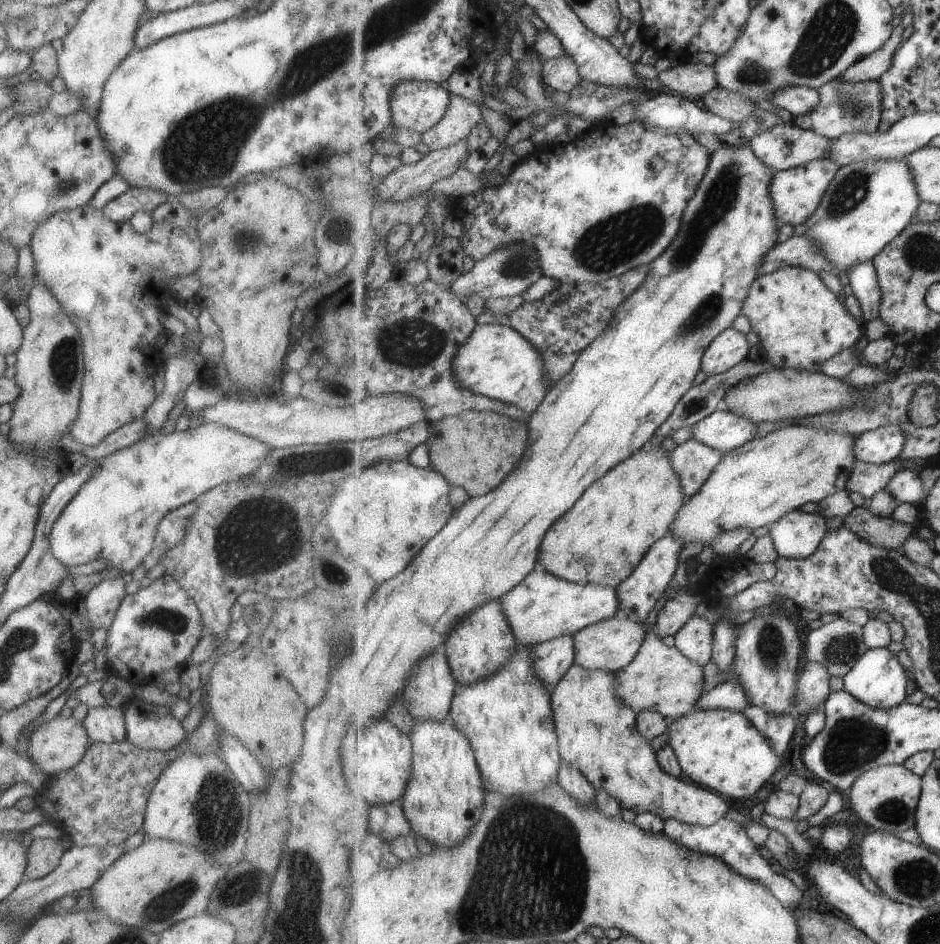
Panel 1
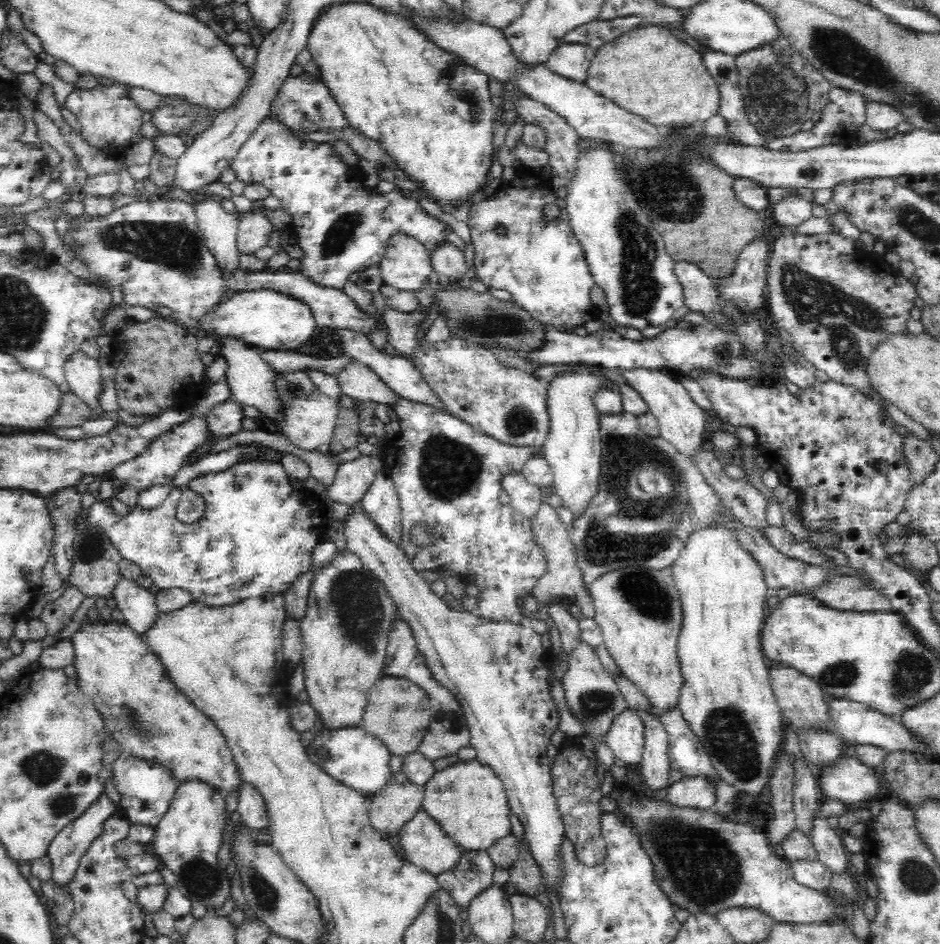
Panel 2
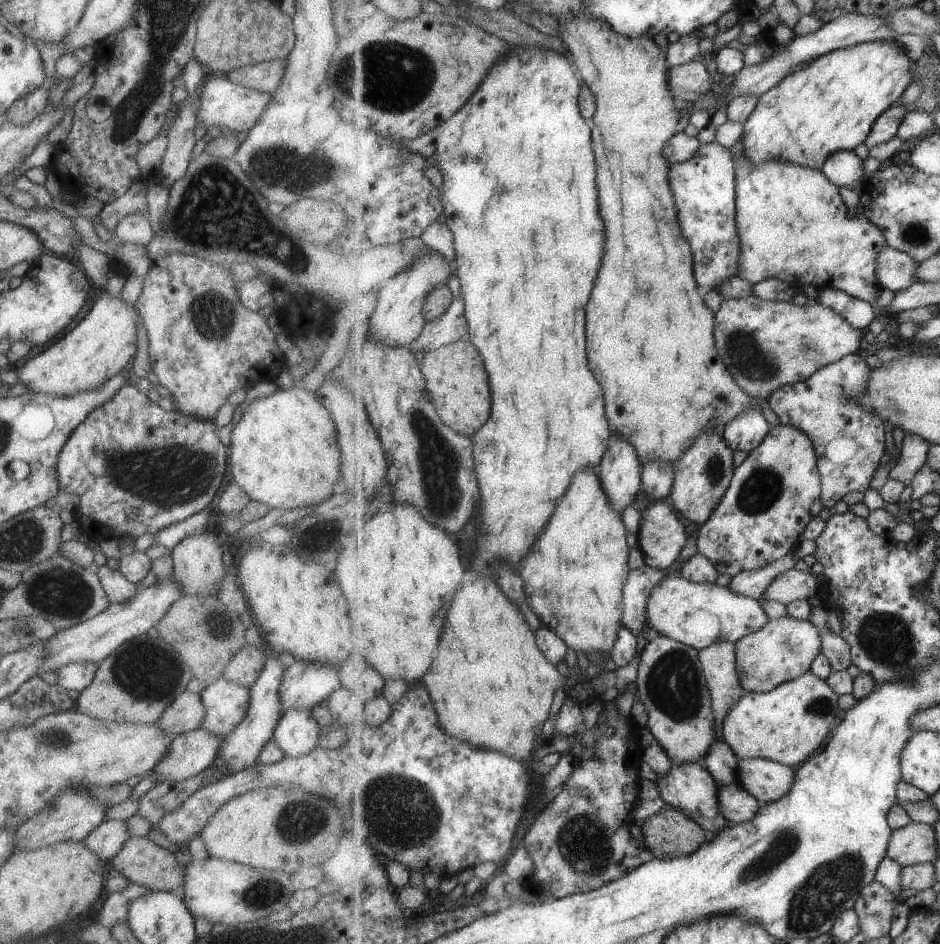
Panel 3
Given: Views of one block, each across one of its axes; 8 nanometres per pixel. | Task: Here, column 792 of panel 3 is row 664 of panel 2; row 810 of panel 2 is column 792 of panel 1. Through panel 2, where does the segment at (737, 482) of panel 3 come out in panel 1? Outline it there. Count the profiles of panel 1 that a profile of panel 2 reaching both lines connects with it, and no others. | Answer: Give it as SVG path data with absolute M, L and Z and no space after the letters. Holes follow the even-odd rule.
M791 511L769 526L769 534L774 538L774 545L781 557L806 559L817 552L820 544L828 535L827 519L821 513Z

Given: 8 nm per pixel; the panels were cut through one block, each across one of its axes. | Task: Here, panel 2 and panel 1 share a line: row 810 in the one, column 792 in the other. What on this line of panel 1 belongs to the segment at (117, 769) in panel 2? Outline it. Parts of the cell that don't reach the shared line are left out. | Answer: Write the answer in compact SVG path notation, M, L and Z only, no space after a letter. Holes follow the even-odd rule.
M790 121L781 122L777 126L755 135L749 145L757 158L763 160L770 168L781 172L781 170L808 165L809 162L816 160L829 159L829 152L833 150L833 141L833 139L817 134L816 131L801 129L793 121Z

